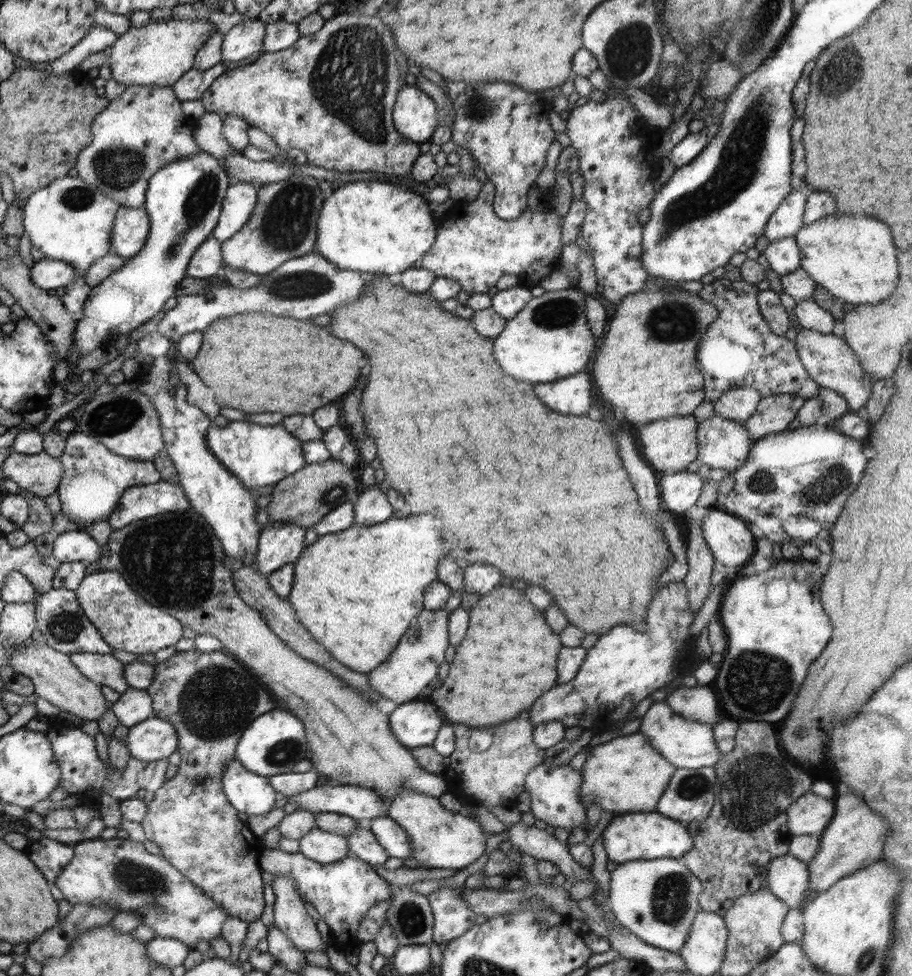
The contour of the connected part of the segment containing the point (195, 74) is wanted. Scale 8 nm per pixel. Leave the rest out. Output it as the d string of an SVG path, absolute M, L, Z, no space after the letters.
M222 62L216 64L210 70L196 70L192 66L191 70L184 76L181 76L176 83L173 84L173 91L180 100L200 100L204 92L209 89L209 86L228 68L222 65Z

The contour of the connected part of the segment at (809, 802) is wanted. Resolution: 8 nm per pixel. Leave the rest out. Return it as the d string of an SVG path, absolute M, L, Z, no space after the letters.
M810 792L795 800L787 812L787 827L792 837L819 837L835 813L833 798L822 797Z

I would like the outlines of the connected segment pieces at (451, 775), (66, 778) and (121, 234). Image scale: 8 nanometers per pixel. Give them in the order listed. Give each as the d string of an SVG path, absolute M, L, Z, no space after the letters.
M522 712L514 720L474 730L464 724L452 724L455 749L449 756L450 763L442 774L446 784L468 803L476 803L489 811L495 806L514 808L517 798L525 791L526 775L537 764L545 761L545 750L533 739L534 725L528 712Z
M58 715L46 716L50 723L50 730L46 734L50 737L53 752L56 754L56 761L61 767L62 772L62 794L79 794L88 800L87 790L90 786L96 789L96 792L102 795L106 792L114 798L123 801L134 797L134 794L144 788L156 792L166 782L166 768L168 768L168 759L157 760L157 762L146 762L131 757L125 768L113 768L111 764L105 767L94 745L94 737L84 733L78 727L71 727L64 723Z
M122 206L115 216L111 252L125 259L138 255L150 232L151 218L146 209Z

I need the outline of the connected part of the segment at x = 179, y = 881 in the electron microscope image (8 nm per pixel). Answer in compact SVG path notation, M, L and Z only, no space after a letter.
M115 837L110 840L94 838L82 840L74 845L74 856L66 865L56 880L56 887L62 892L64 900L74 904L110 904L110 907L118 907L118 911L138 913L142 917L141 925L147 925L156 937L174 938L188 945L192 951L202 940L212 940L221 936L222 925L231 918L222 906L214 902L210 896L206 896L198 885L188 880L188 877L180 872L164 855L154 855L144 848L141 842L135 842L129 838Z

